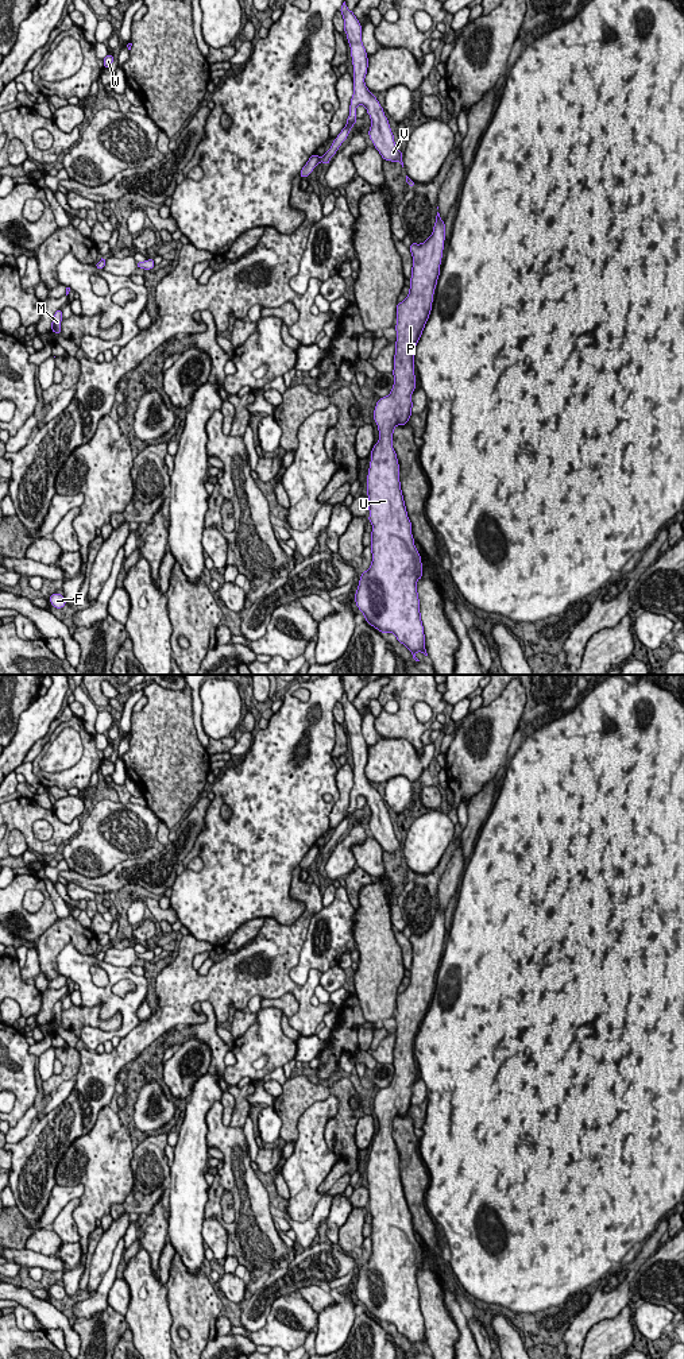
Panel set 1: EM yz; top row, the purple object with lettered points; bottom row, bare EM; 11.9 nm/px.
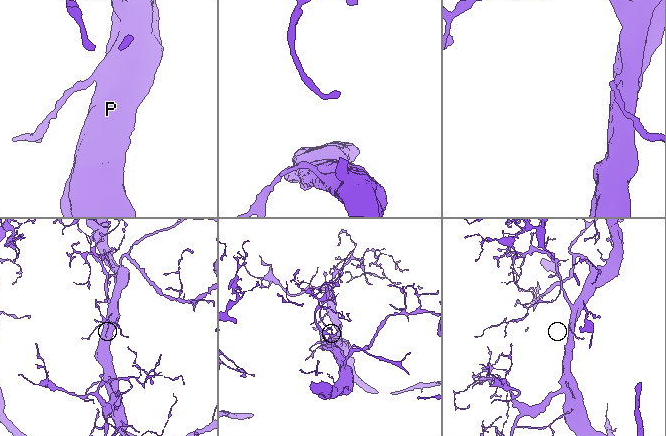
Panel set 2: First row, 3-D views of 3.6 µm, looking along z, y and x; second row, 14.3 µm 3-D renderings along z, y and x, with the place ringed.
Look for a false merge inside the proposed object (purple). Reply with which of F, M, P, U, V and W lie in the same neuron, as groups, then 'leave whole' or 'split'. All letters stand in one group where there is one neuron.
F M P U V W; leave whole

